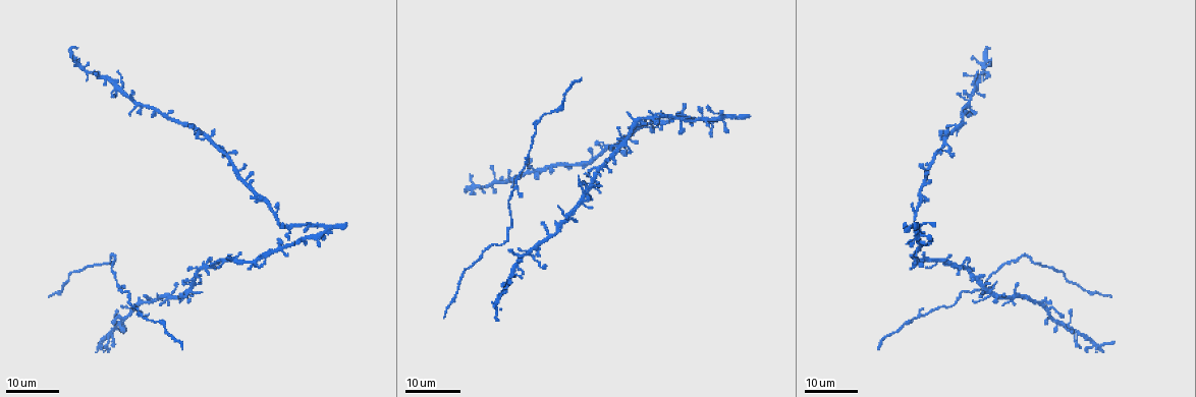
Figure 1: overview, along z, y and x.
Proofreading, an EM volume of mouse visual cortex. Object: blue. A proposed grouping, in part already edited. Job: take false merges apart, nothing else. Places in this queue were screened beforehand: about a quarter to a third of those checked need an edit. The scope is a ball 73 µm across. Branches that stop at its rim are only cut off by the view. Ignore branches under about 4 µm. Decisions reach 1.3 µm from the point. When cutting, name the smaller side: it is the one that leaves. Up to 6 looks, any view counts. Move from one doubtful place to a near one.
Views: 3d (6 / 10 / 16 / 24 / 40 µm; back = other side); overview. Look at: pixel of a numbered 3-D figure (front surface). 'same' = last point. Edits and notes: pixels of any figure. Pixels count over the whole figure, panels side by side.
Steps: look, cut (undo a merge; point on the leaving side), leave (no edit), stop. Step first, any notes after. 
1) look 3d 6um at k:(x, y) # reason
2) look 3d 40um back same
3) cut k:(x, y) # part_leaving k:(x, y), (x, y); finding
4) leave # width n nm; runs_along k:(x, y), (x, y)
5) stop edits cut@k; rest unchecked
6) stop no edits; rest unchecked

look 3d 24um at 1:(1048, 309) # small branch off a trunk

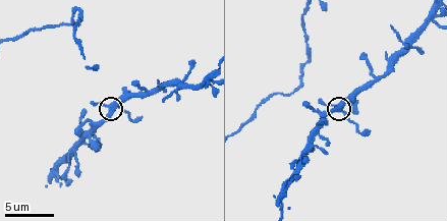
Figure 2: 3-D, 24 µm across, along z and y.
look 3d 10um at 2:(341, 111) # closer look

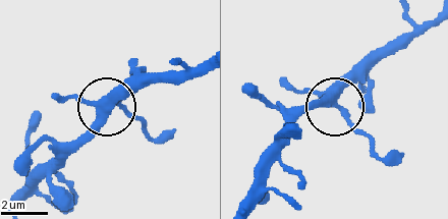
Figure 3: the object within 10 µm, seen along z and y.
look 3d 10um back at 3:(333, 104) # from behind

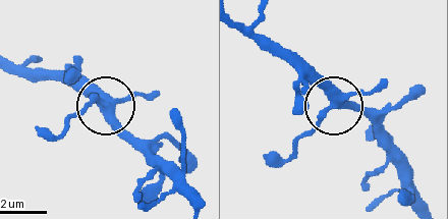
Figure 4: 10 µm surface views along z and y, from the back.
leave # side_arm 5 um; runs_along 4:(239, 21), (280, 45), (328, 98), (327, 115), (293, 148); one neuron here

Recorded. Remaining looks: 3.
look 3d 24um at 1:(514, 187) # arms part here

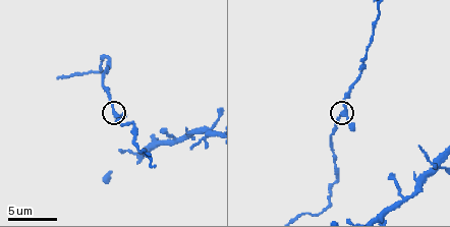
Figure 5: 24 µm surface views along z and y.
look 3d 6um at 5:(117, 116)

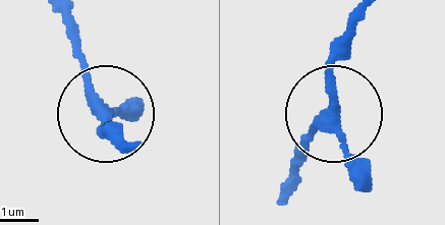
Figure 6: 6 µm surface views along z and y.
leave # width 260 nm; continuous, no second neuron

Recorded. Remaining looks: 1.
look 3d 6um at 5:(402, 199) # three arms meet

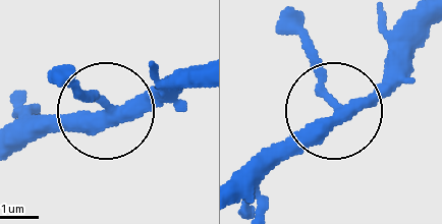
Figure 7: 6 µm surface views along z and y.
leave # width 290 nm; one neuron here

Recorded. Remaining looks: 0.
stop no edits; rest unchecked

